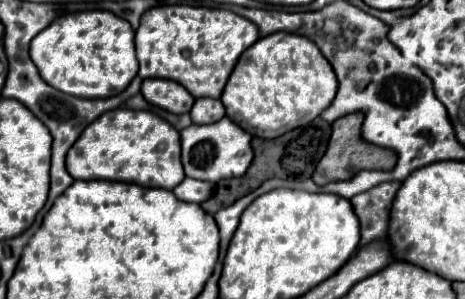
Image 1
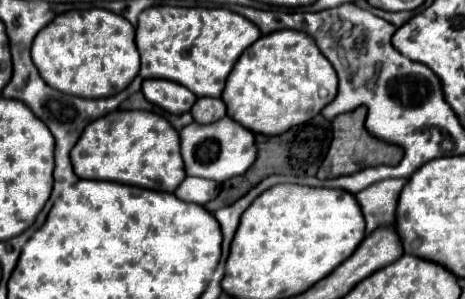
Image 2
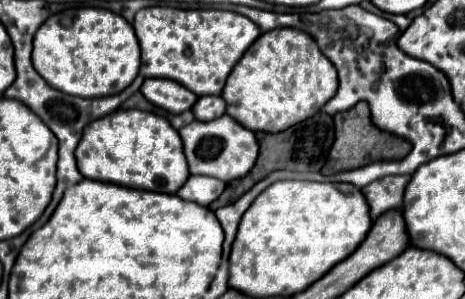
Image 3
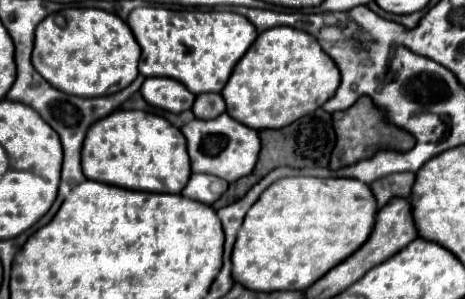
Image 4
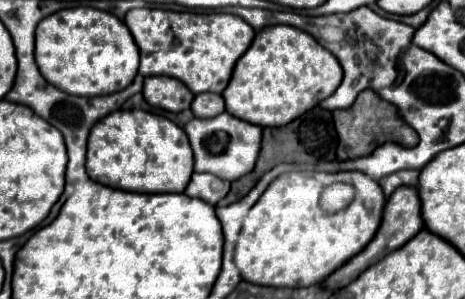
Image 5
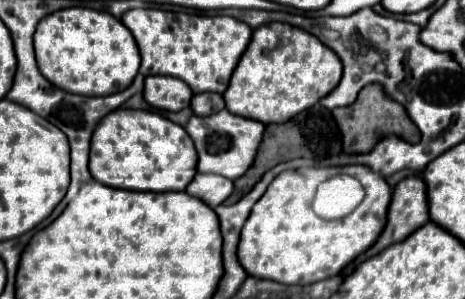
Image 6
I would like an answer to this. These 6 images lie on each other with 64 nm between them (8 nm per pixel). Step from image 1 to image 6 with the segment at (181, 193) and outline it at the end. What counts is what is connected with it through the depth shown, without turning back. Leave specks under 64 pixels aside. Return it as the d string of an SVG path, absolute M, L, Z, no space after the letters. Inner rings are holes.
M196 174L194 180L188 184L186 192L204 200L208 206L216 208L230 196L232 180L224 180L224 176L216 174Z

